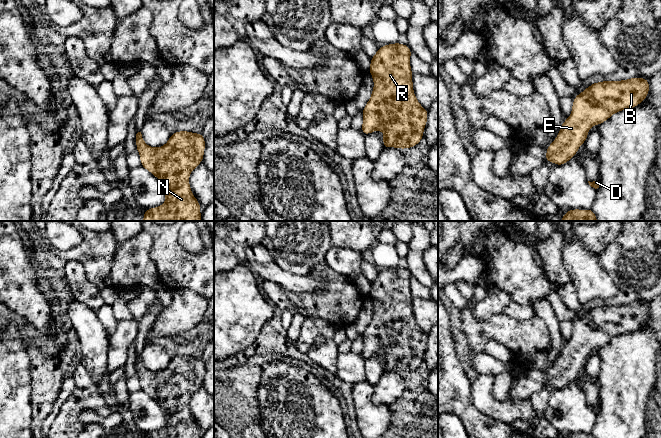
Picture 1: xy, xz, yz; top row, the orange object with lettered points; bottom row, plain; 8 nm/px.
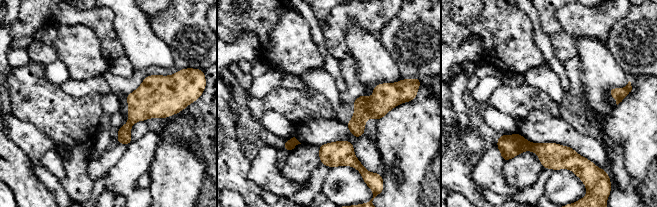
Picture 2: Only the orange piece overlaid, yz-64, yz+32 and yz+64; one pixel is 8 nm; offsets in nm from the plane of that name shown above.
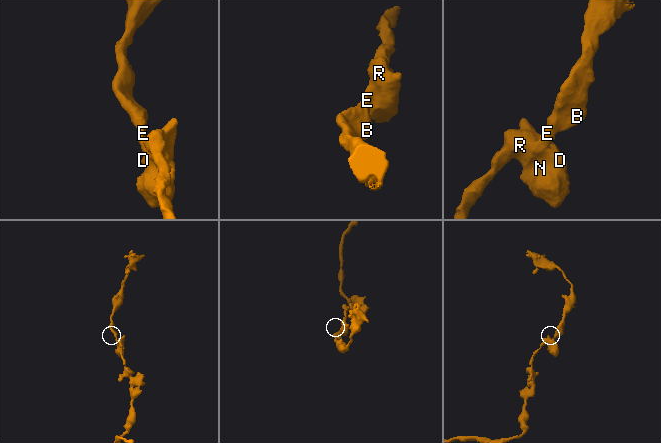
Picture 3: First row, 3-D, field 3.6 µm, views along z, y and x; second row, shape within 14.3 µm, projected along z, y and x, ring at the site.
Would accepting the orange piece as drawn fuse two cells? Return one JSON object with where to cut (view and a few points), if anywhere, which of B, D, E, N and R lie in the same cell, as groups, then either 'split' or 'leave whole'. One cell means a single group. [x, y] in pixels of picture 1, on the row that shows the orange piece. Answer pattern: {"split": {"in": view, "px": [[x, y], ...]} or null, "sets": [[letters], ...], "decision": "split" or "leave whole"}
{"split": null, "sets": [["B", "D", "E", "N", "R"]], "decision": "leave whole"}

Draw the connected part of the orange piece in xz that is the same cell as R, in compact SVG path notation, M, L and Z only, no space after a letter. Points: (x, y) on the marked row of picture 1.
M397 42L379 47L377 53L371 57L369 72L373 77L374 88L371 98L362 110L364 120L361 130L365 136L382 130L384 148L411 148L423 139L428 110L421 106L413 91L411 54L408 45Z

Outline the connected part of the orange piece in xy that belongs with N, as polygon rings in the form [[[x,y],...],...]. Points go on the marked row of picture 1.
[[[178,131],[171,134],[164,146],[154,148],[149,147],[144,142],[141,132],[138,132],[136,147],[140,153],[141,166],[160,180],[166,195],[163,205],[144,212],[143,221],[201,221],[201,206],[190,189],[189,176],[203,161],[205,138],[202,133]]]

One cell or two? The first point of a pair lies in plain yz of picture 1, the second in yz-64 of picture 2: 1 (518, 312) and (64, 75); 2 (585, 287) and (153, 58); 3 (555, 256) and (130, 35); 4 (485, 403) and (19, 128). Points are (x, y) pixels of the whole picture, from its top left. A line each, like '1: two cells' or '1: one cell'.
1: two cells
2: one cell
3: two cells
4: two cells

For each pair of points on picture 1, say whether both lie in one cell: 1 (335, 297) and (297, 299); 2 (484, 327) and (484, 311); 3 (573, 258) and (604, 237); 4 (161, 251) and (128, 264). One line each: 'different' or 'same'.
1: same
2: different
3: different
4: different

